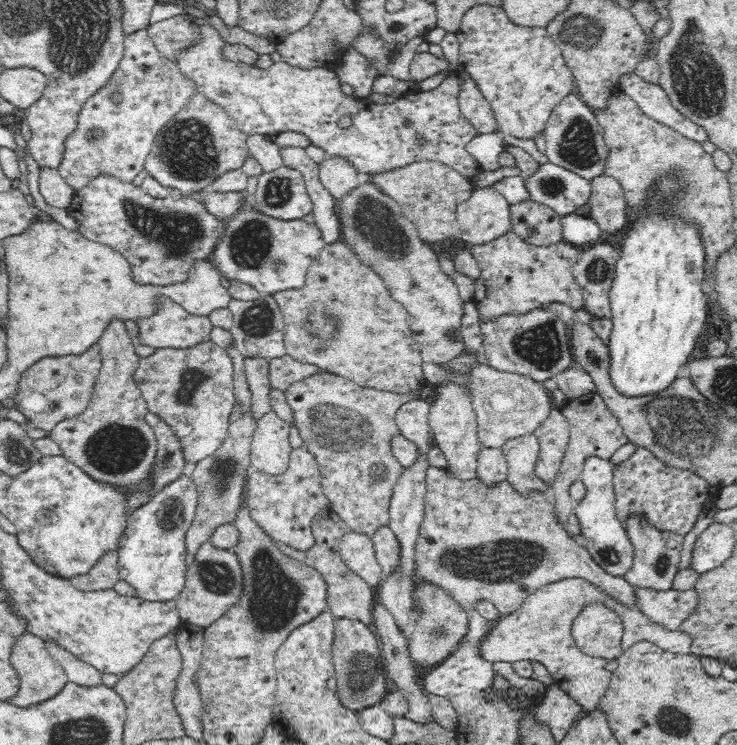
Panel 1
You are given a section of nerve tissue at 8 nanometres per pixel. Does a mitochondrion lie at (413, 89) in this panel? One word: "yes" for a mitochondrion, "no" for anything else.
no

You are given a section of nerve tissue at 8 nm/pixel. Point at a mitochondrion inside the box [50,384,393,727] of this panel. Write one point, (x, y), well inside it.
(277, 597)

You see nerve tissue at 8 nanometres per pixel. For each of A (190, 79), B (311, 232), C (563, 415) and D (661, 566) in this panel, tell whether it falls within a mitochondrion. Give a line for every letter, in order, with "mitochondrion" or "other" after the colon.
A: other
B: other
C: other
D: mitochondrion

